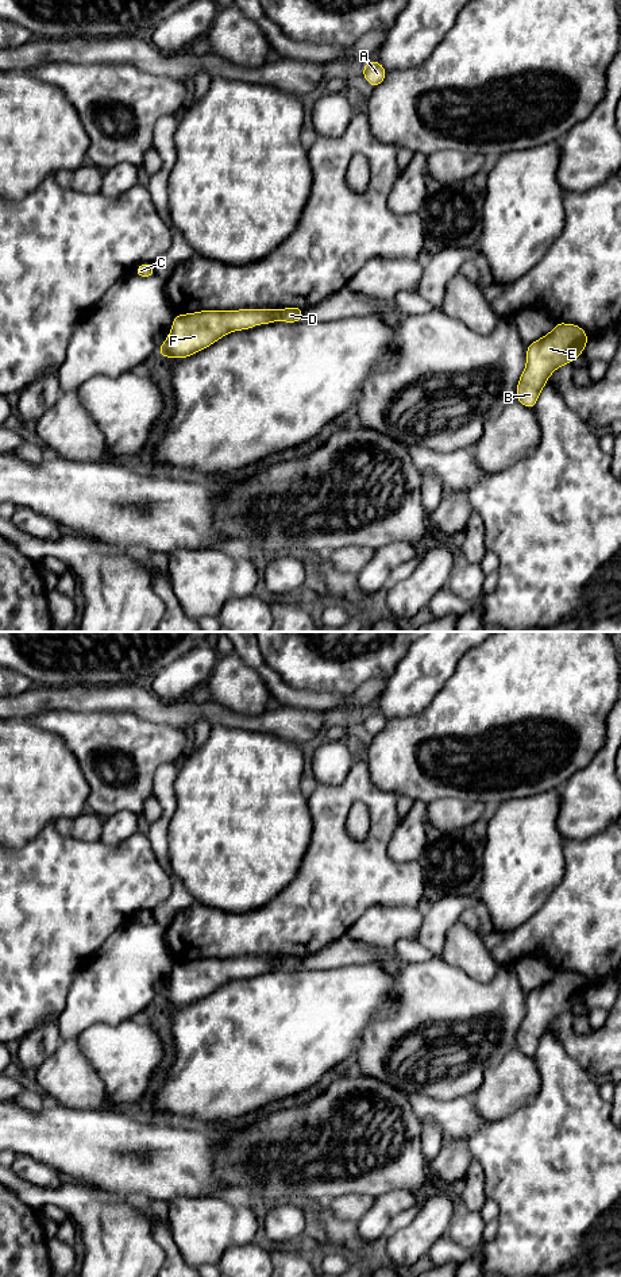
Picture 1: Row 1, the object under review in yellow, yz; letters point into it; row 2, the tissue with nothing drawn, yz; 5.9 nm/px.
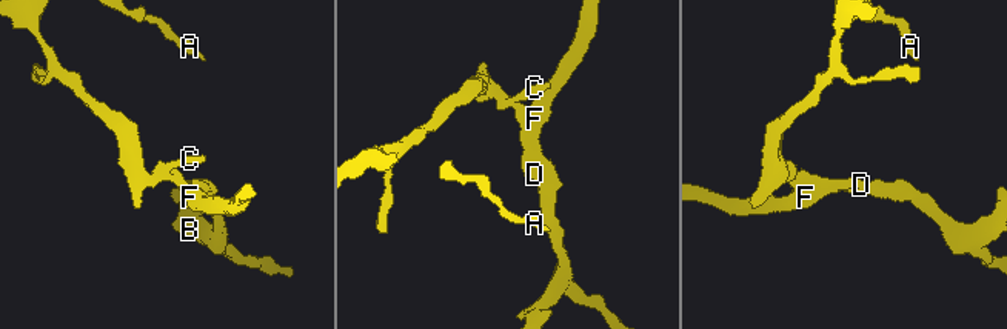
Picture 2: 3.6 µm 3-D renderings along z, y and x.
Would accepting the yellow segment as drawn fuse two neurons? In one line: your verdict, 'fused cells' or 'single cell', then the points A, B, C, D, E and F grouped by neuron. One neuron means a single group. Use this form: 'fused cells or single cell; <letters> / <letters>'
fused cells; A C D / B E F

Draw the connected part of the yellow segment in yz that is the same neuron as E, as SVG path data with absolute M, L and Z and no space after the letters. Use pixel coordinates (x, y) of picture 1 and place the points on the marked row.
M558 321L554 329L526 347L525 370L518 378L516 400L533 409L551 374L583 354L590 337L576 324Z

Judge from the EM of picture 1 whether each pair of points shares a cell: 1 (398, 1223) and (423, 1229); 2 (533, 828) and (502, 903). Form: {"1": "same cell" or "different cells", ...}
{"1": "different cells", "2": "same cell"}

